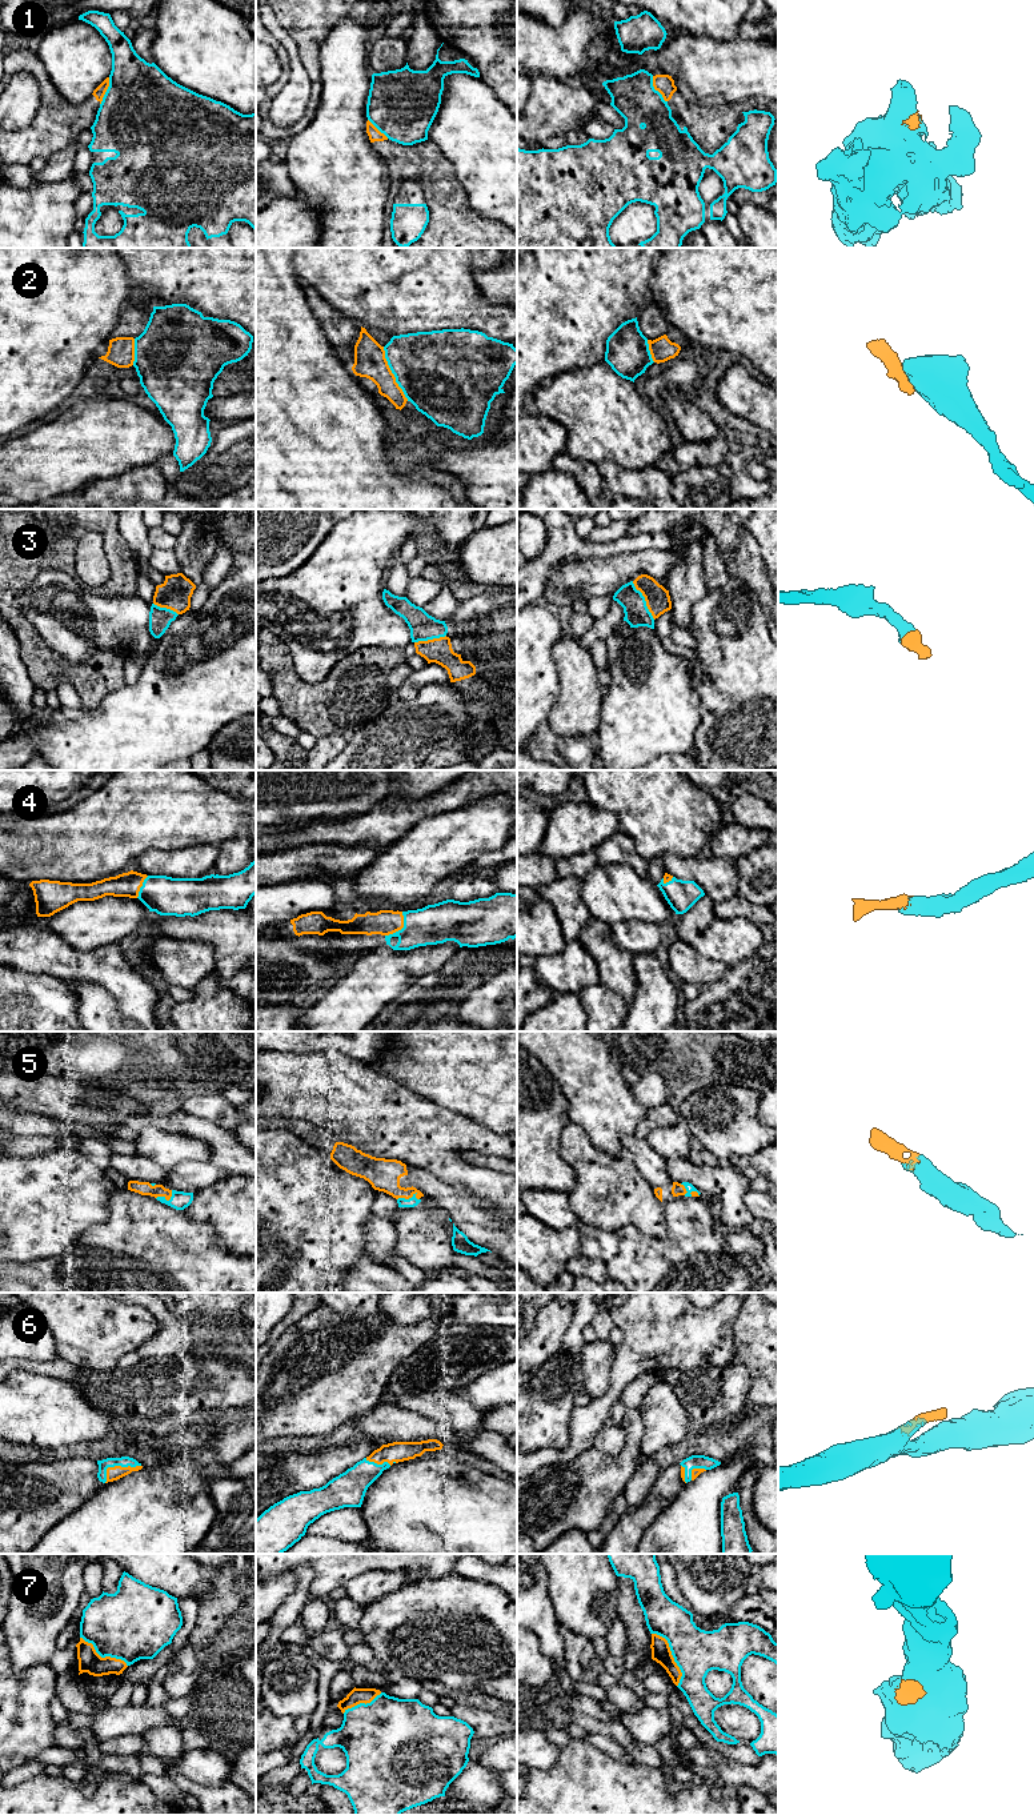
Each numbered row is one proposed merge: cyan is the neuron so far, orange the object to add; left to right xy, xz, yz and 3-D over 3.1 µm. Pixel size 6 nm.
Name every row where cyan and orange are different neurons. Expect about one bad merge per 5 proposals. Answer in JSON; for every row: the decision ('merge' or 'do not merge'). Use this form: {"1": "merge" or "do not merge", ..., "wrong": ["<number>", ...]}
{"1": "do not merge", "2": "do not merge", "3": "merge", "4": "merge", "5": "merge", "6": "merge", "7": "merge", "wrong": ["1", "2"]}

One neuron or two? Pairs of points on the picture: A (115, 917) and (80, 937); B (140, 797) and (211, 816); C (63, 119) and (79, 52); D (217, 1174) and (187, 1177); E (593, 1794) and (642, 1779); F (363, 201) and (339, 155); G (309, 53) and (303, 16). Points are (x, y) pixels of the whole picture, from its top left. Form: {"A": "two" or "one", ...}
{"A": "one", "B": "one", "C": "two", "D": "one", "E": "one", "F": "one", "G": "one"}

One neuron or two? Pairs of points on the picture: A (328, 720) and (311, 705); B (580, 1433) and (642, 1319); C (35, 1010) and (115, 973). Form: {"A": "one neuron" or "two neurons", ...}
{"A": "one neuron", "B": "one neuron", "C": "two neurons"}

